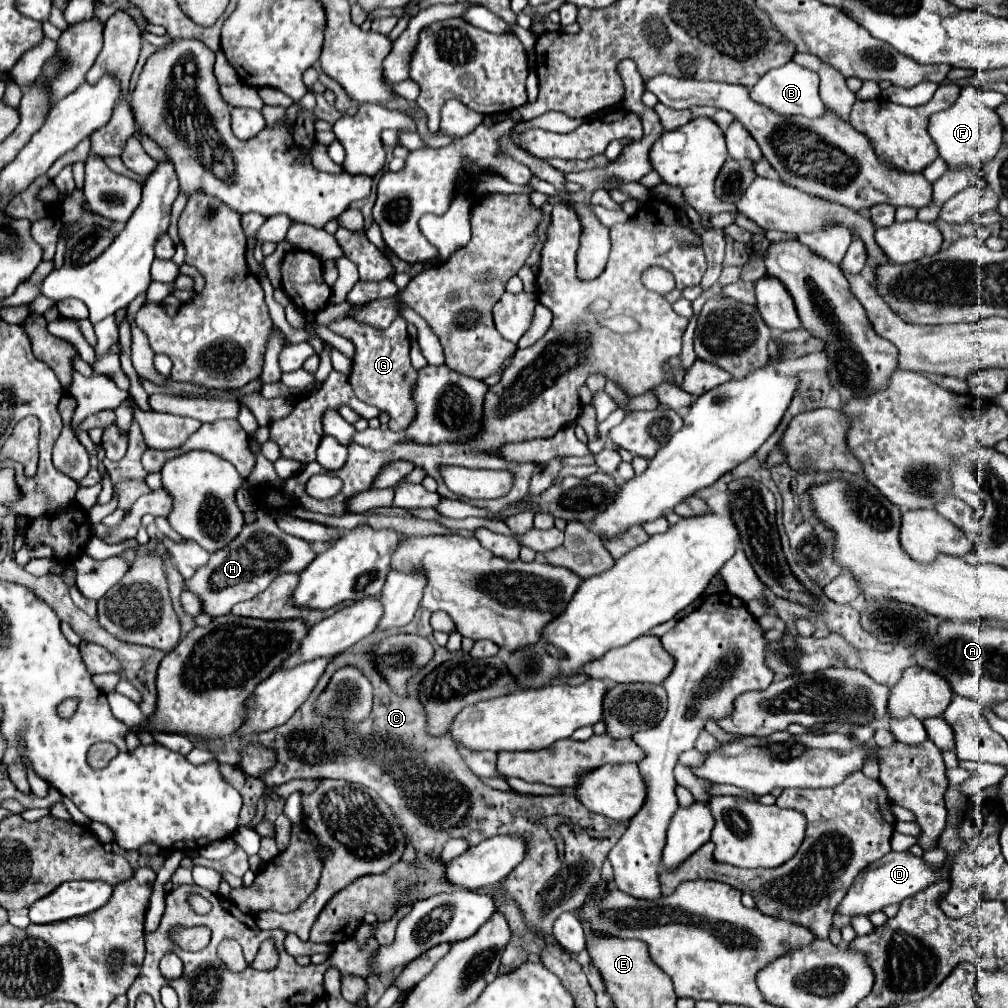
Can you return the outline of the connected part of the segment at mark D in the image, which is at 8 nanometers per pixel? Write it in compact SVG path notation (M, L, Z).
M910 852L886 854L866 868L864 872L860 872L860 876L856 876L856 880L848 888L844 900L838 904L836 912L840 916L850 916L850 918L854 918L854 916L870 916L872 912L878 912L884 906L900 904L908 896L914 896L916 892L920 892L928 884L940 880L940 876L944 876L944 868L934 872L930 866L924 864L922 858L916 858Z

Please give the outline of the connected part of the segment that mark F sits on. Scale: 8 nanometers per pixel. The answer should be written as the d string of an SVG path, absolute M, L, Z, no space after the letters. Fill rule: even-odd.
M968 84L962 88L958 100L948 110L932 114L928 132L936 142L938 152L946 160L948 168L958 170L958 168L980 168L988 160L992 160L996 152L1002 148L1004 128L998 114L992 108L984 106L984 102L978 96L978 90L972 84Z

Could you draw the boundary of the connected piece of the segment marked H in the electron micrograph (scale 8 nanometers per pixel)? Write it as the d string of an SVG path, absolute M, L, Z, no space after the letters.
M260 508L256 516L258 520L254 524L244 526L228 546L210 556L210 562L204 568L198 568L192 580L186 580L186 588L204 600L204 612L212 616L228 614L234 604L250 600L252 596L264 592L264 588L268 588L276 576L288 572L298 574L316 558L310 542L290 536L276 526L270 508Z

